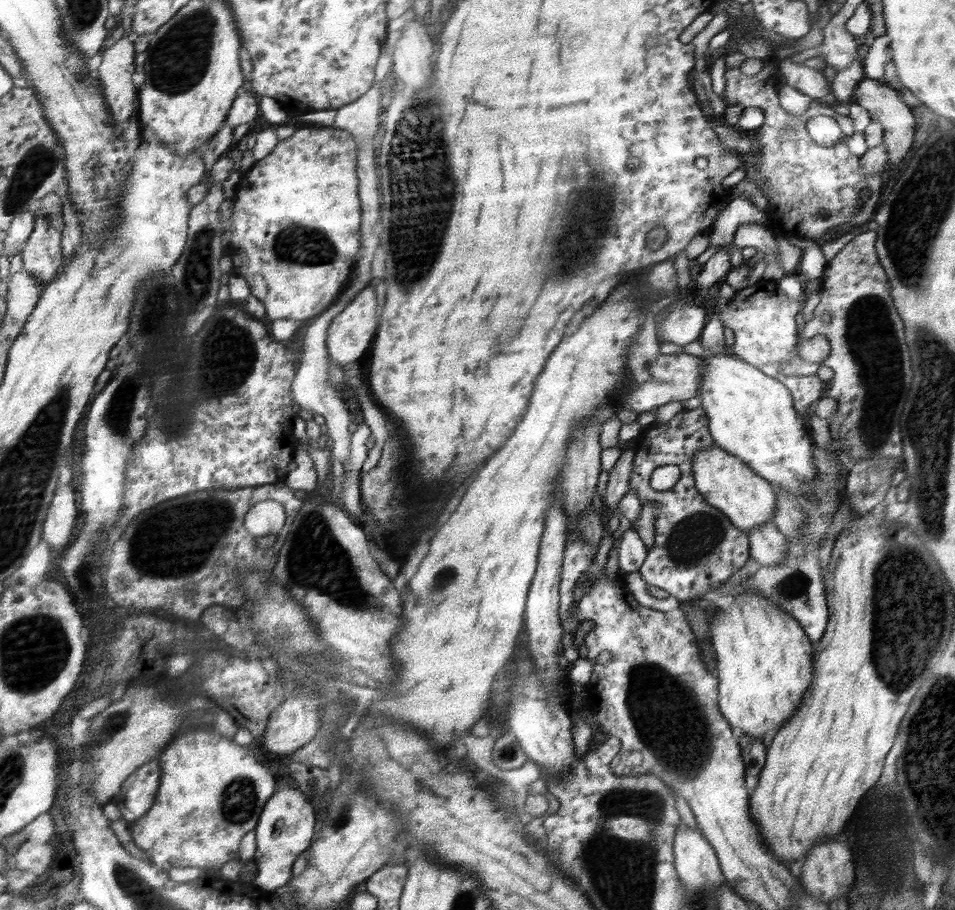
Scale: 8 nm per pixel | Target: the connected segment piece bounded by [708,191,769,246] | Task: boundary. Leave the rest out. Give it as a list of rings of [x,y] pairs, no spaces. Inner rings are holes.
[[[736,191],[729,198],[728,206],[723,209],[723,211],[717,216],[716,222],[710,227],[709,237],[711,238],[711,244],[713,246],[730,246],[732,242],[732,235],[736,233],[736,229],[744,223],[758,223],[758,224],[768,224],[769,216],[761,210],[758,210],[754,203],[742,193]]]

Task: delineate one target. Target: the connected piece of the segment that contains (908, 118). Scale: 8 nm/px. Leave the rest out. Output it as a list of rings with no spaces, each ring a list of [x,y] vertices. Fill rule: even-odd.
[[[862,79],[854,90],[856,103],[869,112],[871,121],[876,121],[883,128],[883,143],[888,151],[888,160],[890,168],[894,170],[899,162],[906,157],[914,142],[915,118],[910,111],[910,107],[904,104],[901,95],[891,86],[886,85],[879,79]]]

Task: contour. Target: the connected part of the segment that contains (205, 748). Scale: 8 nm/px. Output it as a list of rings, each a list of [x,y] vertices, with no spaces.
[[[214,731],[182,734],[162,752],[159,761],[164,788],[161,782],[157,794],[160,800],[155,800],[146,815],[132,822],[132,836],[144,849],[146,859],[169,871],[185,866],[218,869],[224,862],[238,858],[242,836],[258,826],[264,807],[275,794],[276,780],[270,770],[258,762],[248,746],[234,744]]]

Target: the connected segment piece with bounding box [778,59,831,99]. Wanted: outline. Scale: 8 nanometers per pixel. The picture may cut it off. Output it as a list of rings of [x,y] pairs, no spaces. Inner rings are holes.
[[[780,60],[782,61],[782,64],[778,64],[779,70],[782,70],[784,72],[784,75],[779,76],[786,76],[786,78],[780,78],[786,85],[790,85],[796,89],[798,89],[799,92],[802,92],[802,94],[806,94],[806,96],[810,96],[812,99],[819,99],[822,98],[822,96],[826,96],[831,94],[830,87],[828,86],[828,83],[826,81],[826,78],[824,77],[823,71],[819,70],[810,70],[806,65],[801,64],[798,65],[798,63],[792,64],[792,61],[790,60]]]

